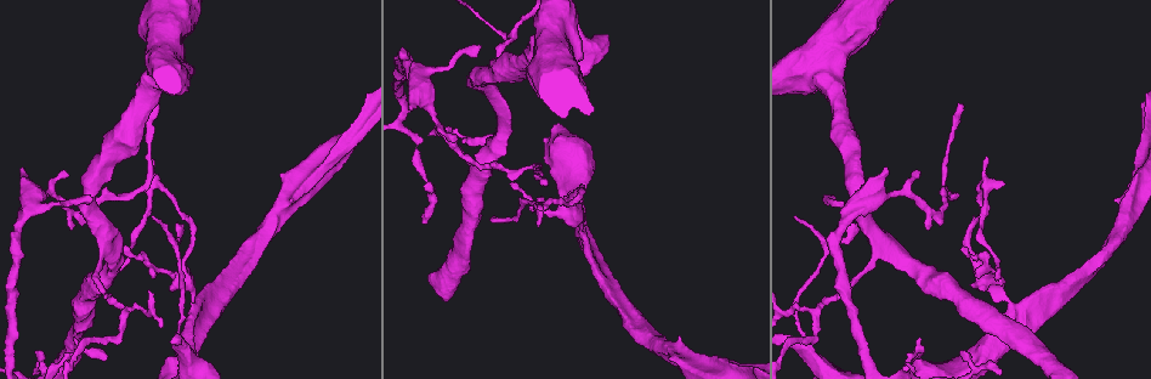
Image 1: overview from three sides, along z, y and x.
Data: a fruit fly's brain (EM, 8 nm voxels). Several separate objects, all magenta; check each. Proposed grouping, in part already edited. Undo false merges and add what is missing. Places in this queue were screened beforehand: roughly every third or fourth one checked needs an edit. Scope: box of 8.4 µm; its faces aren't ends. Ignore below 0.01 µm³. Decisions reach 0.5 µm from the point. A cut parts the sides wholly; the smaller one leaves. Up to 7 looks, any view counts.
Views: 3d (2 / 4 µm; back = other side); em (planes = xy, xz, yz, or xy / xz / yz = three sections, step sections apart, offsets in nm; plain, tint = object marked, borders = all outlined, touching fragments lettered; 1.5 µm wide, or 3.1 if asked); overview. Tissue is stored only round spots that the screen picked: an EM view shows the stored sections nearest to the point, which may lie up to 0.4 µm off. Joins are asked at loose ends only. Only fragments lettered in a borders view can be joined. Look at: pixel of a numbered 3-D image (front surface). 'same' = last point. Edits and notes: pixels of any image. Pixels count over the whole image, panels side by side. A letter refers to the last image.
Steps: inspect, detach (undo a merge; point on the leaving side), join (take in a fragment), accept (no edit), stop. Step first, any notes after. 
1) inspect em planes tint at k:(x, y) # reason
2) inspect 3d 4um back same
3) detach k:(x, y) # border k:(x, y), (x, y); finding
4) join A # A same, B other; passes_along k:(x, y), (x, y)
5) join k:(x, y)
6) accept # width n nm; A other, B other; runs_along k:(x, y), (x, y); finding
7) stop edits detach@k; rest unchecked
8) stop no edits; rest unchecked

inspect em planes borders at 1:(490, 134) # long arm stops here

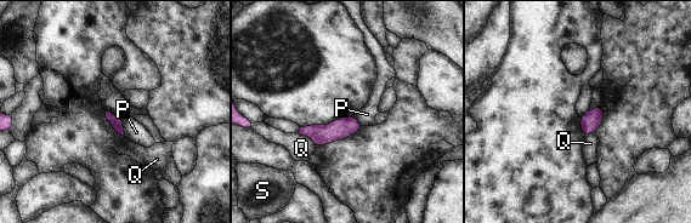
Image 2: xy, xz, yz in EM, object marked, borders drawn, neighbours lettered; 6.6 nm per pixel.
accept # P other, Q other, S other; border 2:(123, 119), (123, 131), (125, 135); no lettered fragment goes on from it

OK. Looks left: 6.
inspect 3d 2um at 1:(1005, 183) # thin end

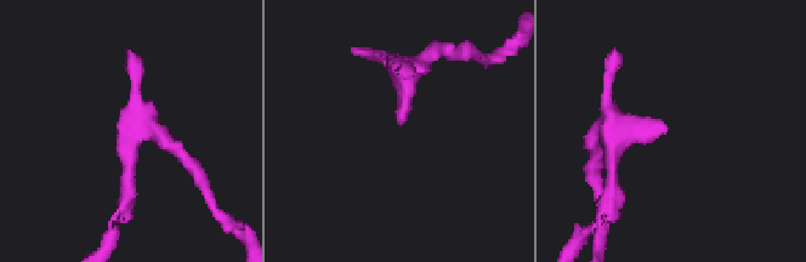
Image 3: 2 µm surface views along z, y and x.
inspect em xz step 4 tint at 3:(130, 128) # need the tissue

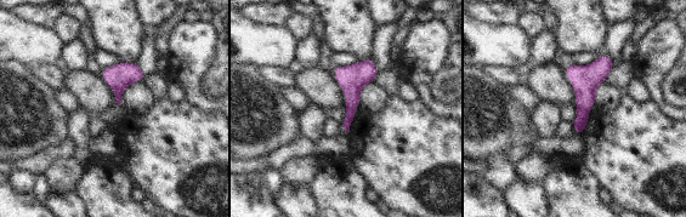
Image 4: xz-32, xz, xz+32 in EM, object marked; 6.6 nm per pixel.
inspect em planes borders same

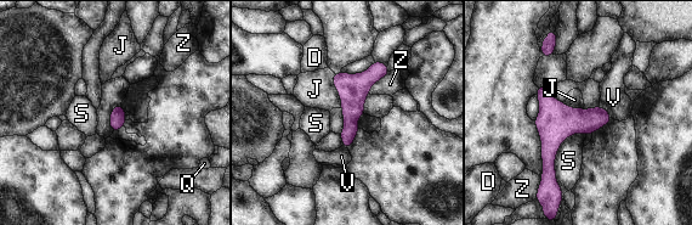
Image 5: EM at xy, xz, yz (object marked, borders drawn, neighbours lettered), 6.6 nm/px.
accept # width 110 nm; D other, J other, Q other, S other, V other, Z other; runs_along 5:(539, 89), (555, 187); none of them fits

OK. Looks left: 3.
inspect em planes tint at 1:(939, 215) # abrupt turn

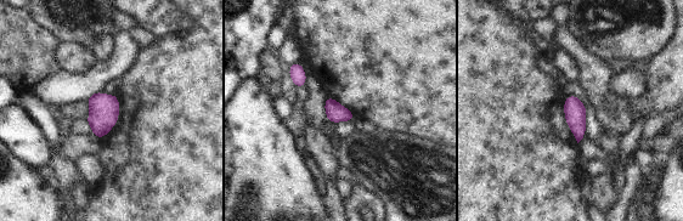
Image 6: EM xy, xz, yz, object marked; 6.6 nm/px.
inspect em planes borders same

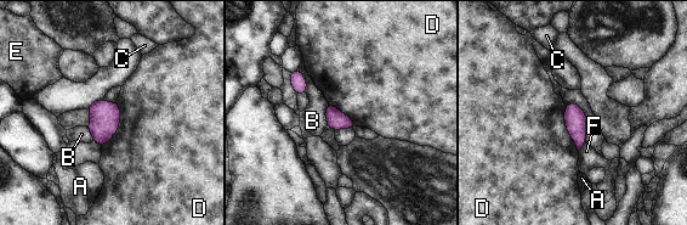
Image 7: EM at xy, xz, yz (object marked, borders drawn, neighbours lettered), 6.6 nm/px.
accept # A other, B other, C other, D other, E other, F other; border 7:(117, 101), (119, 129), (102, 147); all the same cell

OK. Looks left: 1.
stop no edits; rest unchecked

